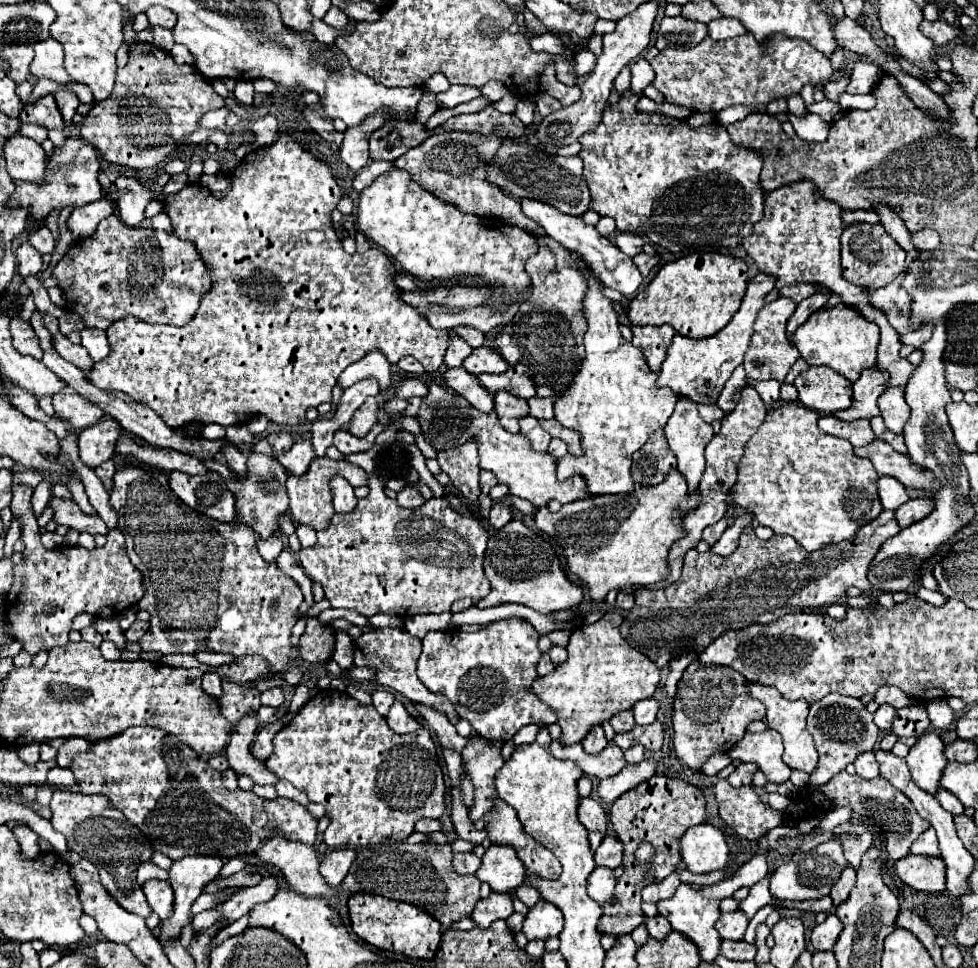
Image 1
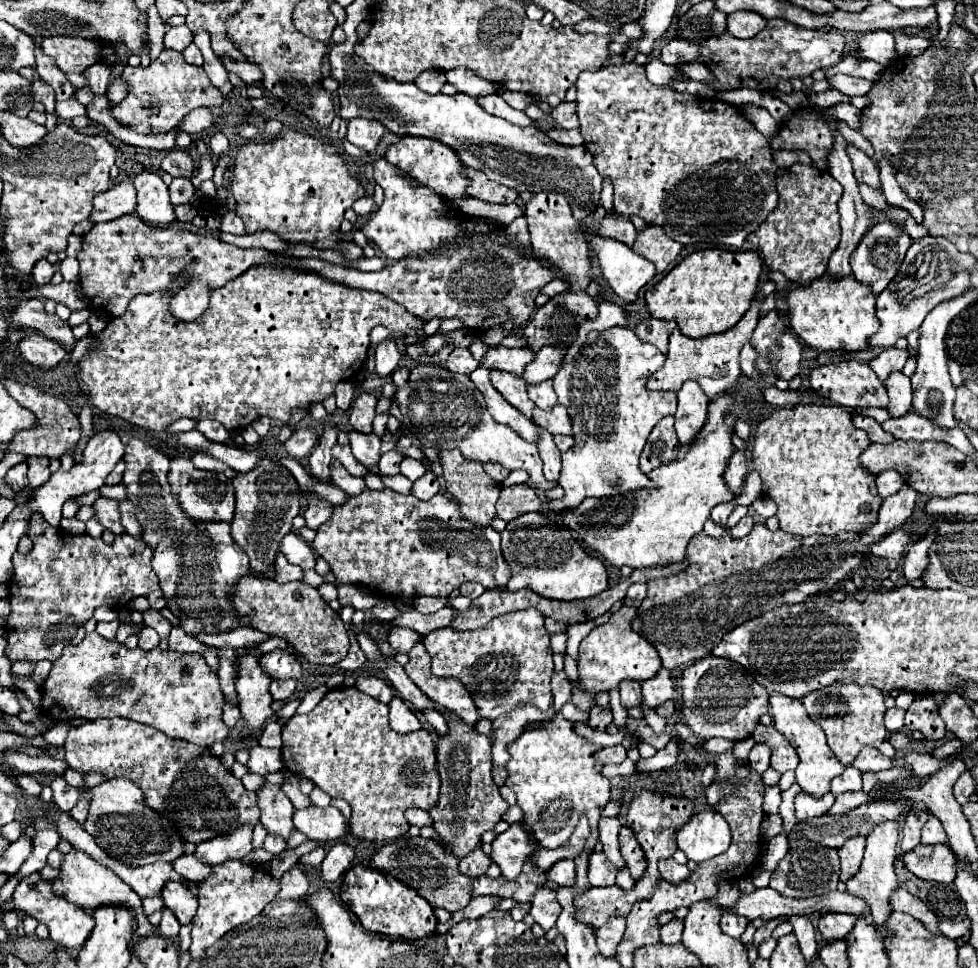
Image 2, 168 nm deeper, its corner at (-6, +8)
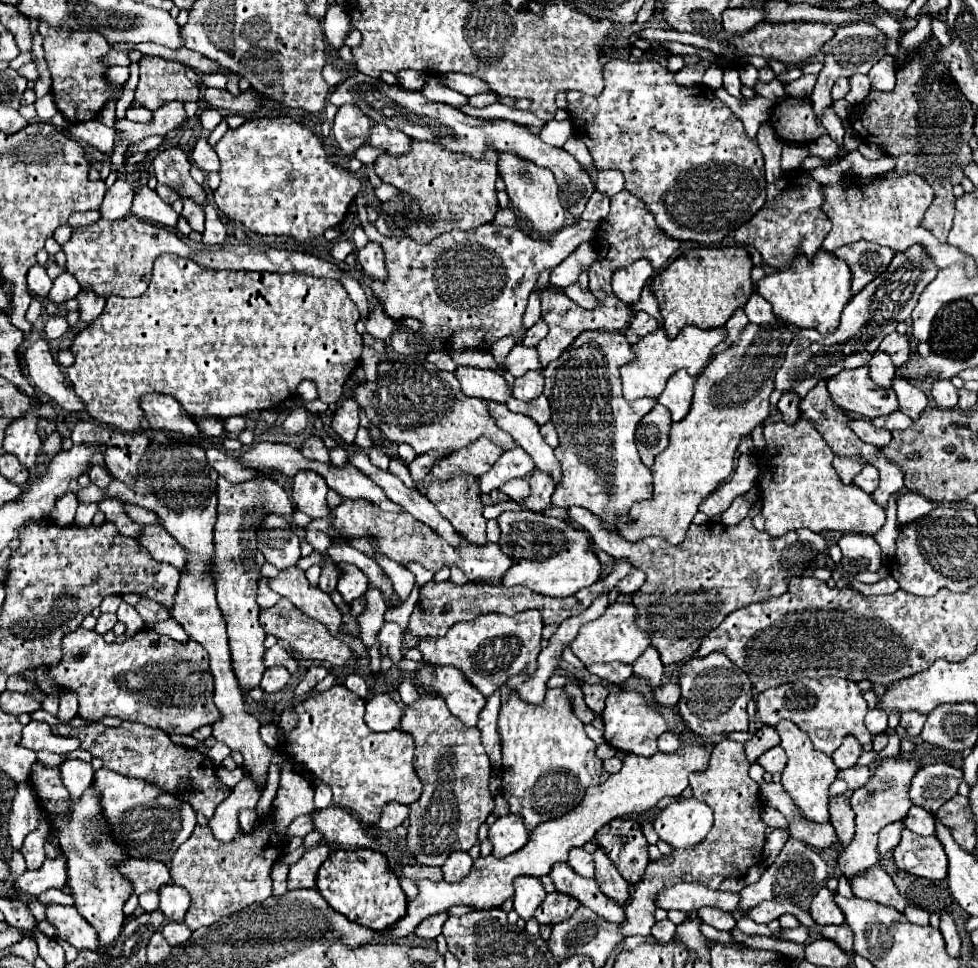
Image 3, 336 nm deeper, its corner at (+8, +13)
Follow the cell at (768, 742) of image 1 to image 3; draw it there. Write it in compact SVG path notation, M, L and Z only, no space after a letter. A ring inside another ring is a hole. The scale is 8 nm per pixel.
M778 745L778 747L772 747L770 751L766 751L758 763L768 771L768 773L782 773L782 769L786 767L786 753L784 749Z

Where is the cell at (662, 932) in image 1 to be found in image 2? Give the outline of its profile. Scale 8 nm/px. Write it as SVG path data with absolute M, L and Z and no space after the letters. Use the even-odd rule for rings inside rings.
M670 920L668 924L664 924L662 928L660 928L660 940L664 942L664 944L676 944L676 942L680 942L680 936L682 936L682 922L680 920Z

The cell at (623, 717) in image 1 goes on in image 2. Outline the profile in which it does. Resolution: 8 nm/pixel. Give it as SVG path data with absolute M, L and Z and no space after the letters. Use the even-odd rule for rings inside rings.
M622 682L620 684L620 700L624 708L632 708L632 706L640 706L640 684L636 682Z

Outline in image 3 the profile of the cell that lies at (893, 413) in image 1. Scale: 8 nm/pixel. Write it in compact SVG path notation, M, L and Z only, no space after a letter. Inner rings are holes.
M876 351L870 359L870 377L876 385L884 387L884 389L890 389L892 387L892 379L894 379L894 371L896 371L896 365L890 361L888 353L884 351Z

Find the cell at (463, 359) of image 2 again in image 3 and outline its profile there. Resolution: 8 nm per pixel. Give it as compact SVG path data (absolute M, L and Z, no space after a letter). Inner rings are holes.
M430 351L428 355L426 355L426 359L430 361L430 363L434 363L438 369L442 369L442 371L454 371L456 369L456 363L452 361L452 357L448 357L448 353L446 351Z

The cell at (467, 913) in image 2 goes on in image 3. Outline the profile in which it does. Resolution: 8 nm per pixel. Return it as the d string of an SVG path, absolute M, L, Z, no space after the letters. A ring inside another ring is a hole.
M438 913L434 917L428 917L428 919L422 921L422 925L418 925L414 935L422 937L422 939L436 939L442 933L442 925L444 925L446 919L448 919L446 913Z

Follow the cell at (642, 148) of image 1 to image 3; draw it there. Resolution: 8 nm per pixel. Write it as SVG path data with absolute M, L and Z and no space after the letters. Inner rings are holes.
M610 59L604 65L604 81L606 87L598 97L580 91L568 93L570 111L574 113L574 135L586 143L598 169L618 169L624 173L626 191L648 205L660 229L680 241L710 245L720 243L762 209L766 179L758 141L746 135L742 121L706 85L678 85L664 65L650 59L636 63Z

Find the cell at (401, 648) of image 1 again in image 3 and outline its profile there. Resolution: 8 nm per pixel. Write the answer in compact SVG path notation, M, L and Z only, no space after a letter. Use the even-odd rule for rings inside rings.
M420 667L418 685L428 689L428 693L442 695L450 713L458 717L466 727L476 727L478 715L486 705L486 697L462 677L460 669L454 667Z

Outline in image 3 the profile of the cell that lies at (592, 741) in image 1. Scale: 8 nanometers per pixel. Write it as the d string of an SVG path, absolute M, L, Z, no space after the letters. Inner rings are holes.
M584 683L584 685L582 685L582 695L584 695L586 705L588 705L594 713L600 715L602 709L604 709L604 701L606 701L606 697L608 697L608 689L606 689L604 685L600 685L600 683L594 683L594 685Z

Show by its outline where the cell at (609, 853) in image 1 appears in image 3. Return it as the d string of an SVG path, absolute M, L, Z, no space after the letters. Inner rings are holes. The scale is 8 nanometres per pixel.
M614 819L596 831L594 841L628 883L642 881L650 859L648 841L638 821Z

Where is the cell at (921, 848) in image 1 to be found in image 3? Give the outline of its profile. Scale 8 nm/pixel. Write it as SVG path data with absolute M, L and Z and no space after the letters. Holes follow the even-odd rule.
M914 805L908 811L908 817L904 819L904 825L918 835L934 835L934 817L932 817L932 813L924 811L922 807Z

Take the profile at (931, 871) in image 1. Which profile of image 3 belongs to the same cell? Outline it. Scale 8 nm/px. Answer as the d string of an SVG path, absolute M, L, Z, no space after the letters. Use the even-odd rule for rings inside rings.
M902 829L902 839L894 847L894 863L898 869L924 879L944 879L948 875L948 857L936 835L922 837Z

